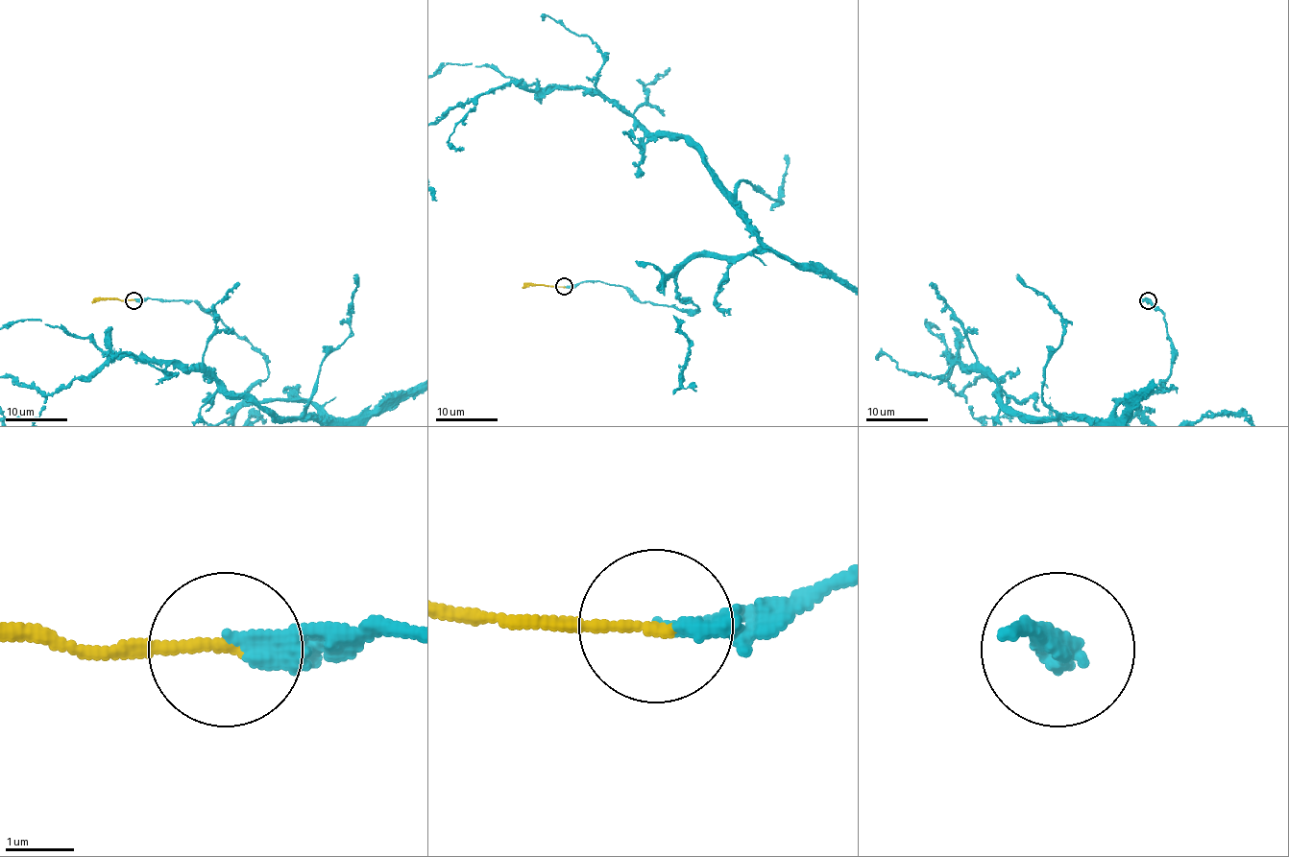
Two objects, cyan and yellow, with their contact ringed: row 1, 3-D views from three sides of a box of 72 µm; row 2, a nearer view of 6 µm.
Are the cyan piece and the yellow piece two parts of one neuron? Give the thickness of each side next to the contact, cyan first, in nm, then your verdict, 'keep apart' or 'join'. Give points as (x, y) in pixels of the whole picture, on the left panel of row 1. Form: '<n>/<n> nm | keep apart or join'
280/160 nm | join

